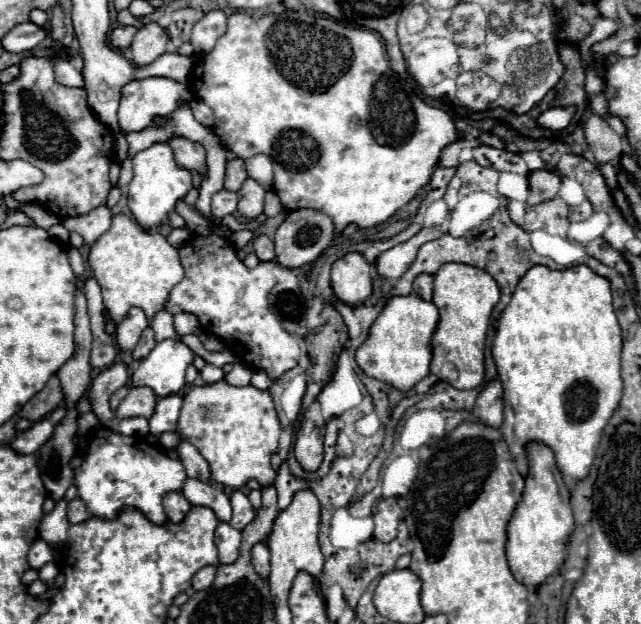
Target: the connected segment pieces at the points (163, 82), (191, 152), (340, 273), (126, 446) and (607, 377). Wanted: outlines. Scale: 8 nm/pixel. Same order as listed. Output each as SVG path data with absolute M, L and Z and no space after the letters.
M146 77L140 81L130 81L128 85L124 85L122 97L120 97L120 109L118 109L120 129L124 133L130 133L130 131L140 131L144 127L150 127L150 125L154 125L156 115L170 117L178 105L178 101L182 101L182 99L190 101L192 97L194 97L192 89L186 83L178 83L178 81L172 81L166 77Z
M170 137L168 139L168 145L172 147L174 151L174 157L176 157L176 163L180 167L186 167L186 169L198 169L200 173L206 171L204 167L204 157L206 157L206 151L202 149L202 145L186 139L186 137Z
M356 251L336 259L332 265L332 289L336 299L360 305L372 293L370 263Z
M104 427L90 435L84 461L74 471L78 497L94 517L114 519L128 505L140 509L152 523L166 521L162 497L170 491L180 491L184 479L184 465L178 459L170 459L160 447L154 449L146 439L128 437Z
M584 263L562 271L534 265L518 281L510 303L500 313L496 337L492 341L492 357L504 387L504 421L500 431L508 441L508 449L520 475L526 475L528 469L524 451L528 441L548 445L556 455L560 471L570 479L578 481L588 475L602 429L622 395L620 349L622 331L612 309L612 289L606 277L592 273Z

